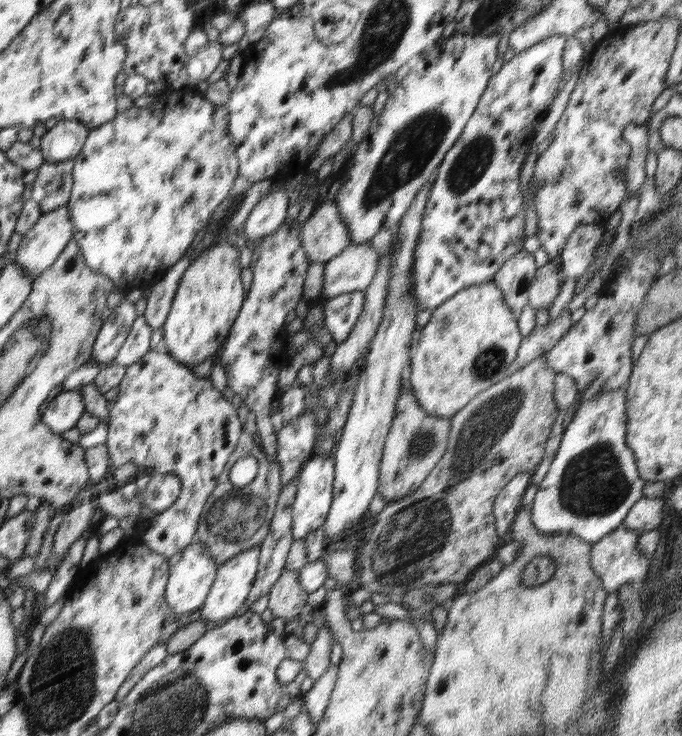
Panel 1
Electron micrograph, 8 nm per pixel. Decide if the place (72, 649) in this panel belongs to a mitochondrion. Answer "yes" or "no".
yes

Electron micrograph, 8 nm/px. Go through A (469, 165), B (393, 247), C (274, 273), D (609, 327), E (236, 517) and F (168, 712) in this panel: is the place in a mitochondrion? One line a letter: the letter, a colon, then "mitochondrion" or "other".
A: mitochondrion
B: other
C: other
D: other
E: mitochondrion
F: mitochondrion

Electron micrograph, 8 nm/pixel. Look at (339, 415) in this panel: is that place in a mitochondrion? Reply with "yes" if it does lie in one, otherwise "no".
no

